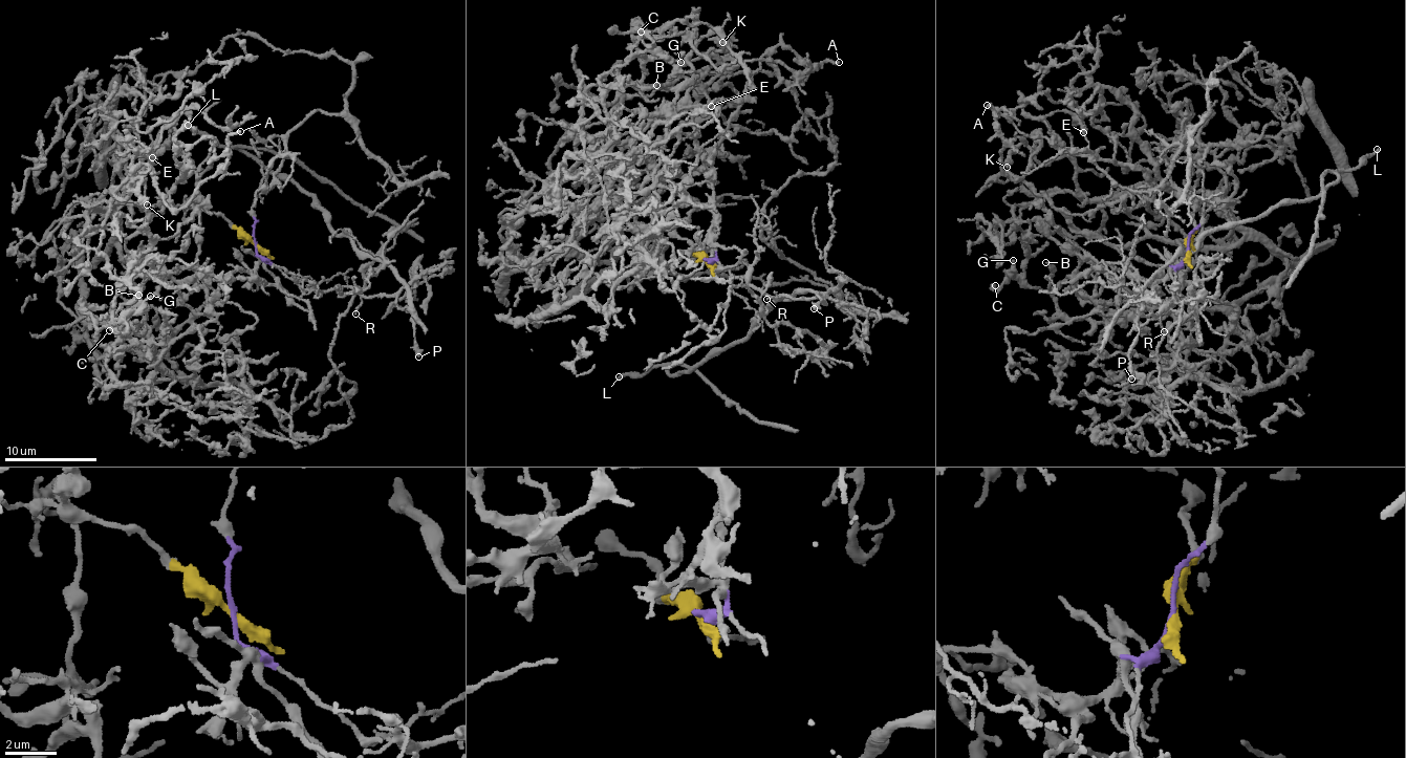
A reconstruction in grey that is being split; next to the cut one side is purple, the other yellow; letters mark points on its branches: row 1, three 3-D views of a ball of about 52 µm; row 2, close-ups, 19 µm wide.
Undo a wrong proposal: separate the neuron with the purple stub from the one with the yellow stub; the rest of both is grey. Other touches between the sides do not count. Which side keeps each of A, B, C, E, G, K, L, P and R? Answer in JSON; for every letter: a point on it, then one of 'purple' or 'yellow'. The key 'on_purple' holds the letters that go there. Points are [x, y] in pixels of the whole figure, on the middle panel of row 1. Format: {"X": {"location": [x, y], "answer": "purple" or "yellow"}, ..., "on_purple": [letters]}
{"A": {"location": [839, 62], "answer": "yellow"}, "B": {"location": [656, 85], "answer": "yellow"}, "C": {"location": [641, 31], "answer": "yellow"}, "E": {"location": [711, 106], "answer": "yellow"}, "G": {"location": [680, 62], "answer": "yellow"}, "K": {"location": [722, 42], "answer": "yellow"}, "L": {"location": [619, 376], "answer": "purple"}, "P": {"location": [814, 308], "answer": "purple"}, "R": {"location": [766, 299], "answer": "purple"}, "on_purple": ["L", "P", "R"]}

